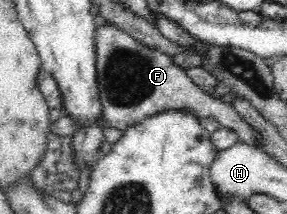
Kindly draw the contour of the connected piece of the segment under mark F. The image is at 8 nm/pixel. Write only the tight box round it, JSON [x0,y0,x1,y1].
[94,24,259,148]

